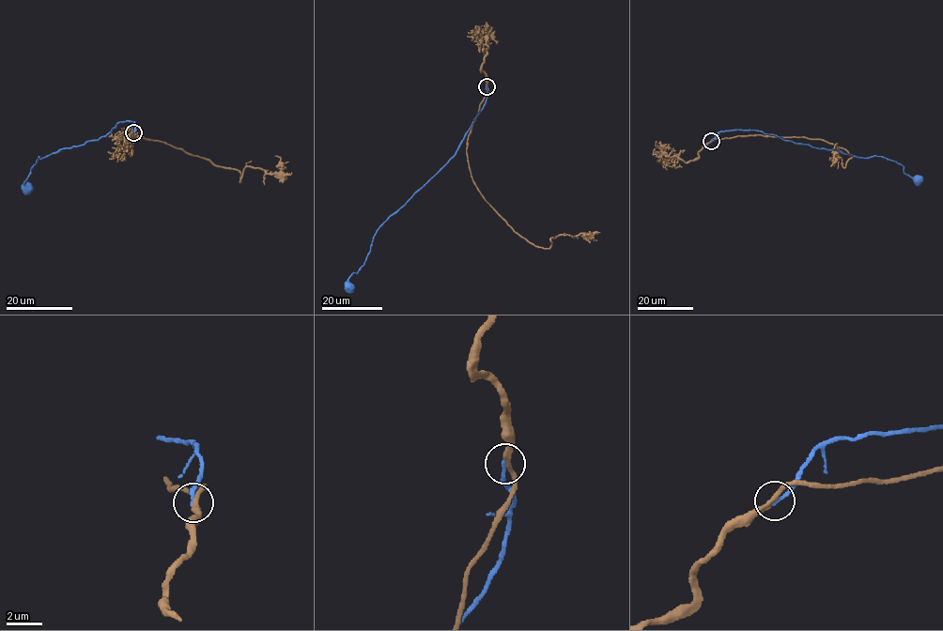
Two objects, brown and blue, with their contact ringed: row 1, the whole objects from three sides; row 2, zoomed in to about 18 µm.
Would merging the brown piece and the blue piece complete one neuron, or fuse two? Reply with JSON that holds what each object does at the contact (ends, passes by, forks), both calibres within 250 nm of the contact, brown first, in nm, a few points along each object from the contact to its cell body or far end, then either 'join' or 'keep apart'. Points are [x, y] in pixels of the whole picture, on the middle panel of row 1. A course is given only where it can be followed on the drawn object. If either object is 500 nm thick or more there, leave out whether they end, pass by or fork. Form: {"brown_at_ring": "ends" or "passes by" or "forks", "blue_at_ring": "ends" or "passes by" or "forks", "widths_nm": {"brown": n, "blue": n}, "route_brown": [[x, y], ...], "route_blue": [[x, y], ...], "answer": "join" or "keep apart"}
{"brown_at_ring": "passes by", "blue_at_ring": "ends", "widths_nm": {"brown": 280, "blue": 200}, "route_brown": [[486, 86], [467, 141], [477, 190], [536, 246], [548, 248], [558, 236], [587, 233], [586, 238]], "route_blue": [[486, 86], [486, 103], [455, 155], [382, 224], [373, 238], [363, 265], [357, 273], [350, 275], [348, 286]], "answer": "join"}

